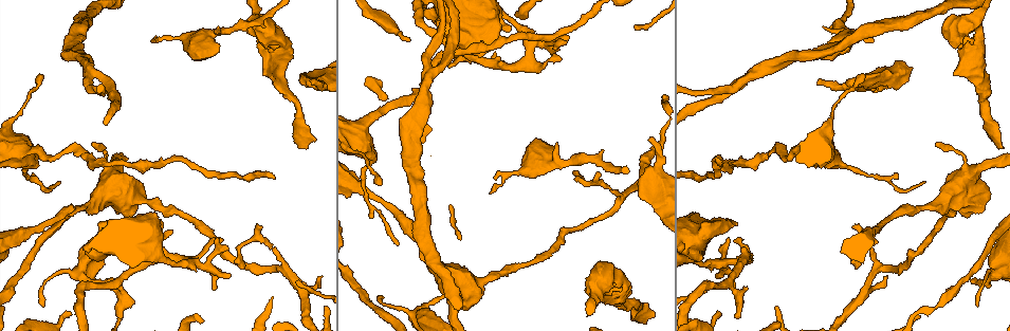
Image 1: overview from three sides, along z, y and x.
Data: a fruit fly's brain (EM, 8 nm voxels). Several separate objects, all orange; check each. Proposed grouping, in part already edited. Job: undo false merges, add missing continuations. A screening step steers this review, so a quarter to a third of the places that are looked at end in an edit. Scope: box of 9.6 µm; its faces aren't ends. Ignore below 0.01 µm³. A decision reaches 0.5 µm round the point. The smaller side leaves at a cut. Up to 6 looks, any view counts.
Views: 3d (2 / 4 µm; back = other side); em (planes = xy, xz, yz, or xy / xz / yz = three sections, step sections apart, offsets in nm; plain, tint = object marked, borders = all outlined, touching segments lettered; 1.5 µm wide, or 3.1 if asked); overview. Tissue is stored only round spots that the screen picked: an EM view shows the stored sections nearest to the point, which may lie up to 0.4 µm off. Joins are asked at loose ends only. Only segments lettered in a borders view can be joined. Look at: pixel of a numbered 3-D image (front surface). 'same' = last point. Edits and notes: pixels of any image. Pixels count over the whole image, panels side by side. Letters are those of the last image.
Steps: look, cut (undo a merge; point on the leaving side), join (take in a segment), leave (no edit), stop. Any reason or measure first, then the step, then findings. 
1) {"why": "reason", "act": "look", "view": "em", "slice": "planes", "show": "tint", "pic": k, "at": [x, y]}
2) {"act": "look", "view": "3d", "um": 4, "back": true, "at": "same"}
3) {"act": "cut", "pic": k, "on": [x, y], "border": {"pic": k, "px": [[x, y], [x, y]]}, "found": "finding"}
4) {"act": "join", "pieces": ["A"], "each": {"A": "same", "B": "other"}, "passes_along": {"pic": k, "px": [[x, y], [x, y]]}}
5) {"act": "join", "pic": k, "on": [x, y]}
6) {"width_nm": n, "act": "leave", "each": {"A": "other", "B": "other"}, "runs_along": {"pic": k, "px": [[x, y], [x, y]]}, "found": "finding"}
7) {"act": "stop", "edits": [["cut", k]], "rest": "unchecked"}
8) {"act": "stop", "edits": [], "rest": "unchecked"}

{"why": "sudden change in width", "act": "look", "view": "3d", "um": 4, "back": true, "pic": 1, "at": [508, 172]}

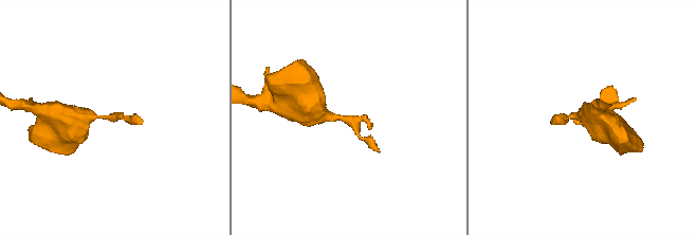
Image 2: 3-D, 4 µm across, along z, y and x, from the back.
{"act": "look", "view": "em", "slice": "planes", "show": "tint", "pic": 2, "at": [110, 116]}

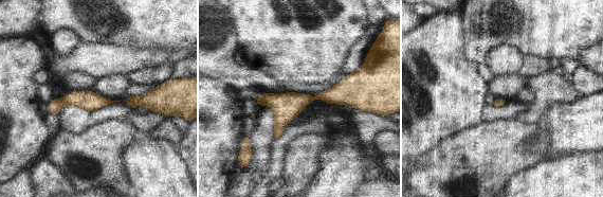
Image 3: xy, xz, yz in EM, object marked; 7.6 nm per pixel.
{"why": "what lies round it", "act": "look", "view": "em", "slice": "planes", "show": "borders", "at": "same"}

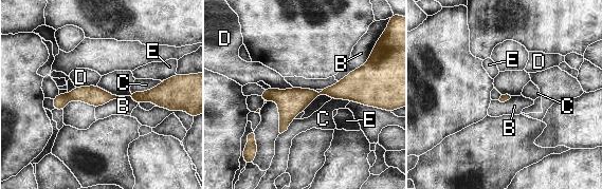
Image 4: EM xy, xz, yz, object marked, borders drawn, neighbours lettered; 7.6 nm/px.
{"width_nm": 50, "longest_contact_nm": ["B", 320], "act": "leave", "each": {"B": "other", "C": "other", "D": "other", "E": "other"}, "found": "all the same neuron"}

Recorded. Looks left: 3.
{"why": "calibre changes", "act": "look", "view": "em", "slice": "planes", "show": "tint", "pic": 1, "at": [794, 150]}

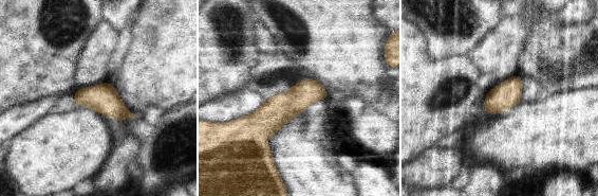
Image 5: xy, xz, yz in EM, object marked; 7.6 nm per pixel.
{"act": "look", "view": "em", "slice": "planes", "show": "borders", "at": "same"}

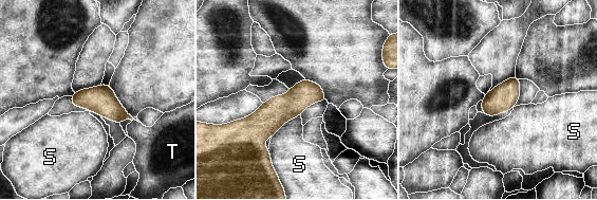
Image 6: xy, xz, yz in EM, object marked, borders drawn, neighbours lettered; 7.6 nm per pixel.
{"act": "leave", "each": {"S": "other", "T": "other"}, "border": {"pic": 6, "px": [[300, 114], [287, 120], [272, 138]]}, "found": "continuous, no second neuron"}

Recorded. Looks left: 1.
{"why": "tapers out", "act": "look", "view": "em", "slice": "planes", "show": "borders", "pic": 1, "at": [937, 143]}

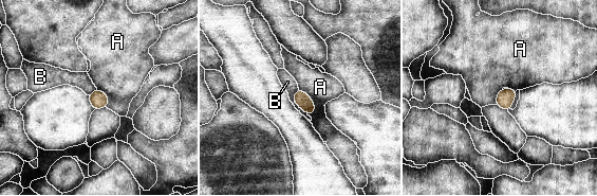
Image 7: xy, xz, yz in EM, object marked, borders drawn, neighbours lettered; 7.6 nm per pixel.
{"act": "leave", "each": {"A": "other", "B": "other"}, "found": "no lettered segment goes on from it"}

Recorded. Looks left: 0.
{"act": "stop", "edits": [], "rest": "unchecked"}

